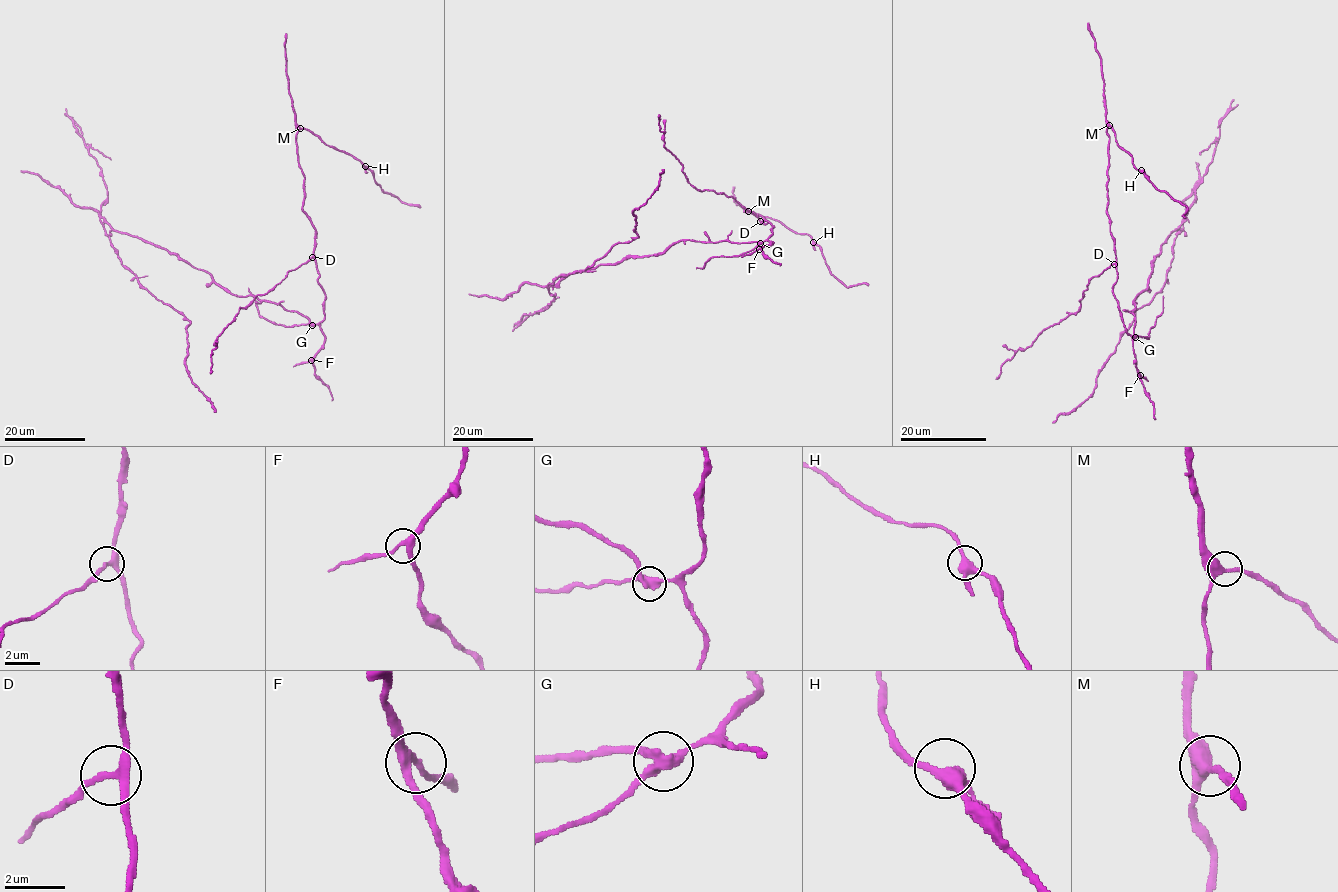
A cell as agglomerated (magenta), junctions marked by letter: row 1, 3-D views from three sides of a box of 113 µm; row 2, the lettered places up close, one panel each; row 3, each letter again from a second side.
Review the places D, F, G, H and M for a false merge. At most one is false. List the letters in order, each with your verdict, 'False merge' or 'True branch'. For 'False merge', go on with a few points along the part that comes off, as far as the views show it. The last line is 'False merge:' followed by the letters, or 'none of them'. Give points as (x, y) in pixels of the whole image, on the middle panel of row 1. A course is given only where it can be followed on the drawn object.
D: True branch
F: True branch
G: False merge. Course of the part to remove: (760, 243), (683, 240), (663, 252), (601, 264), (549, 286), (638, 237), (633, 211), (658, 185), (661, 169)
H: True branch
M: True branch
False merge: G

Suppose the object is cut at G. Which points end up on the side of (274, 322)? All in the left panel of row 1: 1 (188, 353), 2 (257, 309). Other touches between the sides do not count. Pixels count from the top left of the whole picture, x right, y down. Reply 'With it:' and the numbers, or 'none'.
With it: 2

